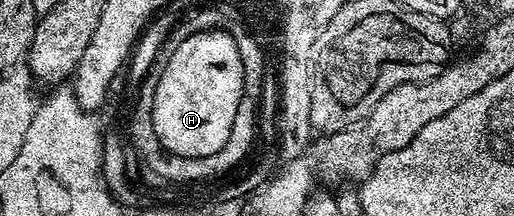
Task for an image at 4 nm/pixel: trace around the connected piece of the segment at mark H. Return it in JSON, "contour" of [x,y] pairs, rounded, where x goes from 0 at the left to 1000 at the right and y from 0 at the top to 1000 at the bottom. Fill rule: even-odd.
{"contour":[[[409,134],[370,153],[342,222],[339,255],[331,255],[331,292],[323,292],[323,310],[309,324],[304,394],[311,407],[311,431],[300,431],[304,597],[311,597],[319,671],[339,694],[339,718],[401,722],[424,681],[434,639],[447,634],[442,597],[451,583],[451,523],[467,454],[467,273],[469,255],[459,245],[457,181],[446,171],[434,134]]]}

